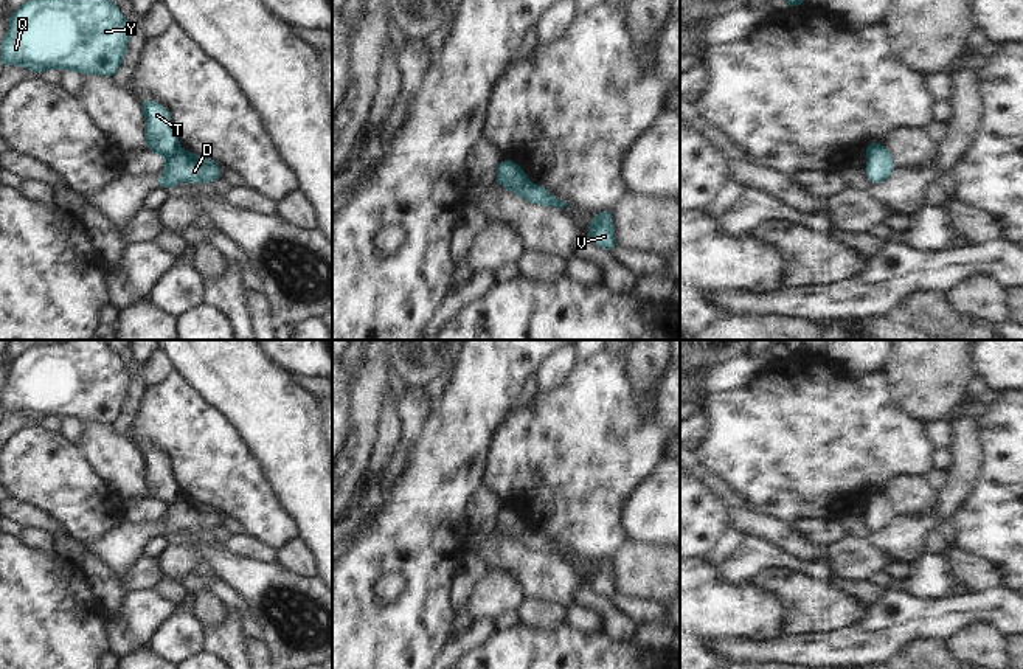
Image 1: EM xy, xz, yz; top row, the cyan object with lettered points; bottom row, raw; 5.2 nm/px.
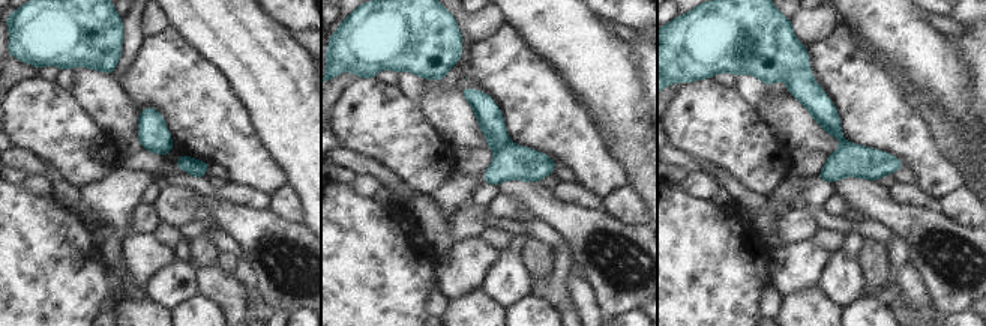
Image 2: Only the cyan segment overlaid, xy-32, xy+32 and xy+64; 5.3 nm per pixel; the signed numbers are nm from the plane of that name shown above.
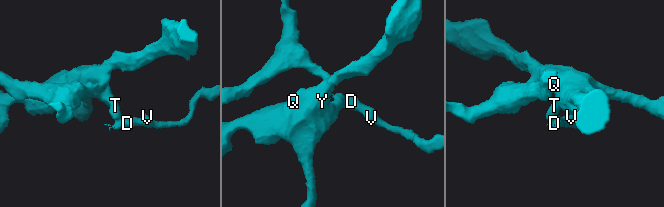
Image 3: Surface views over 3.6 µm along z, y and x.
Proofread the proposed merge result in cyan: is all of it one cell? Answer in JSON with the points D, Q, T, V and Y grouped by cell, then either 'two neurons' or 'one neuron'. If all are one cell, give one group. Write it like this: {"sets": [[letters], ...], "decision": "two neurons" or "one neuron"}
{"sets": [["D", "V"], ["Q", "T", "Y"]], "decision": "two neurons"}

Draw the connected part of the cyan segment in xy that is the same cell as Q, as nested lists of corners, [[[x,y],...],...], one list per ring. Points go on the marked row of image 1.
[[[28,0],[9,14],[8,36],[0,43],[0,68],[16,64],[36,75],[47,68],[61,68],[113,78],[127,53],[127,37],[127,20],[110,0]]]

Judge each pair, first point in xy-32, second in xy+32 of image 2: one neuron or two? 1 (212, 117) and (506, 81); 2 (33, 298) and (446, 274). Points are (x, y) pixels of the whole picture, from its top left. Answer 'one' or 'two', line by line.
1: one
2: two

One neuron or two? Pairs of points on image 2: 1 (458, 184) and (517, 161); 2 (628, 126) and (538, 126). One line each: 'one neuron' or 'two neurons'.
1: one neuron
2: two neurons

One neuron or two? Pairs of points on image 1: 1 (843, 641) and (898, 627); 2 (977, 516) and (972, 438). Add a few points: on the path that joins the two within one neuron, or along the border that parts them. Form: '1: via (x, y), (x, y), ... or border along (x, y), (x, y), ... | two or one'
1: via (857, 641), (874, 640), (884, 632) | one
2: border along (981, 446), (981, 472), (974, 489), (955, 513) | two

